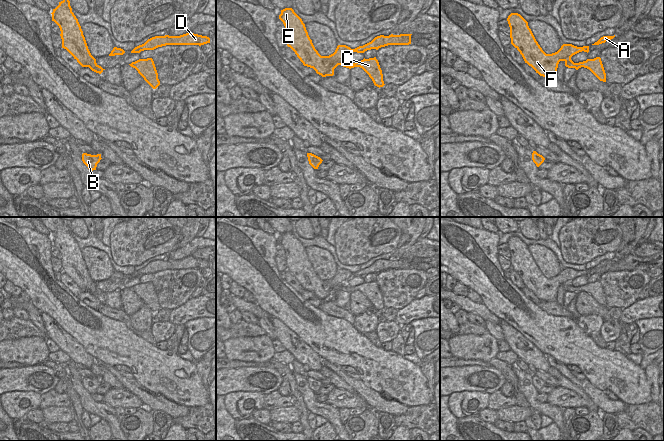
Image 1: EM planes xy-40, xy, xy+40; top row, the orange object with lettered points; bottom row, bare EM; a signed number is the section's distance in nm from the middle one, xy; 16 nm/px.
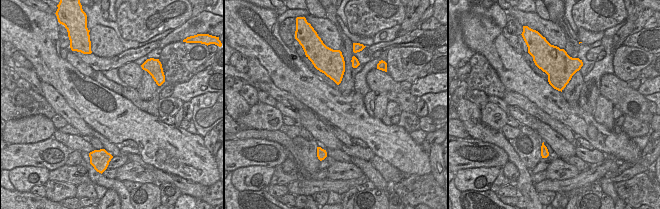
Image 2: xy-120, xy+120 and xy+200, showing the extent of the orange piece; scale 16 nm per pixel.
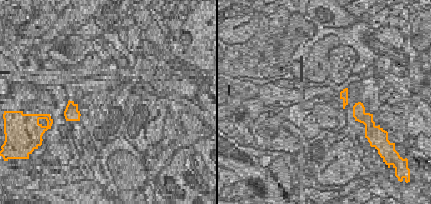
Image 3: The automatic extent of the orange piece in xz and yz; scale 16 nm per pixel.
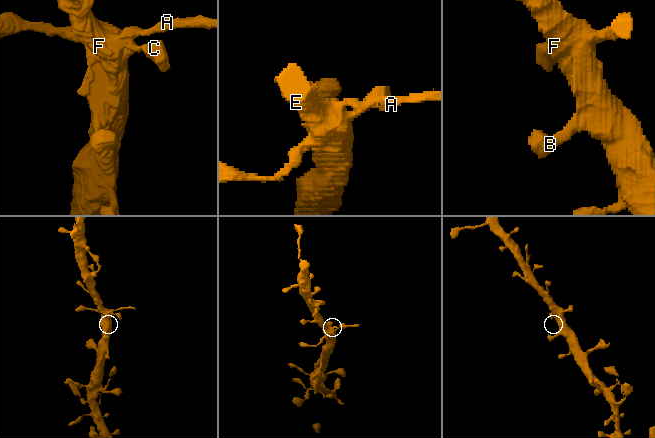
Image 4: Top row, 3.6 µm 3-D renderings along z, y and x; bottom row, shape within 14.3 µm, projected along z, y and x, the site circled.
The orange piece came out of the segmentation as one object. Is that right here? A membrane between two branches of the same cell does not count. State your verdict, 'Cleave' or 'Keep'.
Keep.

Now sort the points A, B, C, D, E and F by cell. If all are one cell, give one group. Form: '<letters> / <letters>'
A B C D E F

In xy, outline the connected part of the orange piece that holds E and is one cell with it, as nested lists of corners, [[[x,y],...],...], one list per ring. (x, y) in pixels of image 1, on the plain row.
[[[292,232],[281,234],[279,243],[285,250],[287,270],[295,276],[304,290],[313,292],[316,297],[322,301],[333,300],[334,293],[338,289],[342,289],[349,293],[360,291],[369,299],[374,309],[379,312],[383,311],[385,308],[383,305],[382,294],[376,281],[369,283],[364,282],[355,287],[348,286],[347,281],[353,276],[364,277],[367,274],[378,274],[379,272],[388,269],[411,268],[412,258],[391,258],[389,260],[380,259],[375,261],[371,266],[355,273],[351,273],[346,269],[338,269],[333,278],[329,280],[321,280],[315,273],[302,243]]]

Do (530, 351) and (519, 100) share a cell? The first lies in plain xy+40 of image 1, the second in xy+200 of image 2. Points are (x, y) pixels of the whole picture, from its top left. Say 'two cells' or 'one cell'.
two cells

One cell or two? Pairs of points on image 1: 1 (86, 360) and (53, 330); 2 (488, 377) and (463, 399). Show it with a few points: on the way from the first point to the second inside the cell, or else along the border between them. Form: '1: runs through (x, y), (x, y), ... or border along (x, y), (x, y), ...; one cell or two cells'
1: runs through (78, 354), (61, 338); one cell
2: border along (489, 393), (481, 391), (455, 391), (450, 395); two cells

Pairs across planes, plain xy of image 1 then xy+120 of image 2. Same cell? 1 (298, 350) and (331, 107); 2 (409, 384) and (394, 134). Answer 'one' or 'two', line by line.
1: two
2: one

